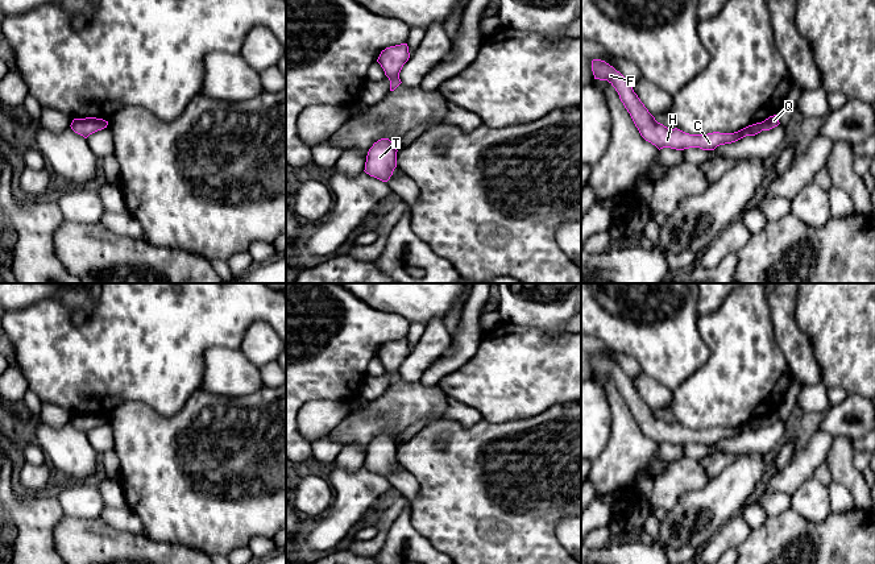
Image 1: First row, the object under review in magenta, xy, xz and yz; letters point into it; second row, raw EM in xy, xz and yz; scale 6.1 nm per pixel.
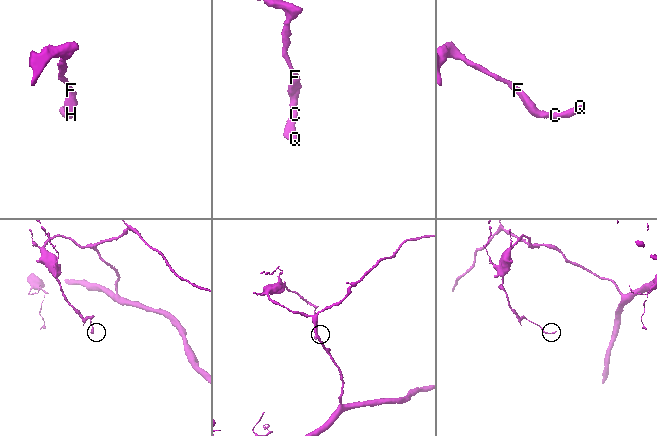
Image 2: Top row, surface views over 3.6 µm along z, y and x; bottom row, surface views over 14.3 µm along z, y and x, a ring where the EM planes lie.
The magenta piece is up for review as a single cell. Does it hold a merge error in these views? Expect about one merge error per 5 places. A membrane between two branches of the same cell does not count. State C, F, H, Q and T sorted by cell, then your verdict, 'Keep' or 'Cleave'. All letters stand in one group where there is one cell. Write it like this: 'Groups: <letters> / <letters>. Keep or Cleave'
Groups: C F H Q T. Keep

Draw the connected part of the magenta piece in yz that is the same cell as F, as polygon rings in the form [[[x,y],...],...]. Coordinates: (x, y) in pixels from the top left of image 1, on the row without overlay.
[[[593,354],[592,366],[594,374],[607,376],[615,383],[640,431],[655,440],[659,445],[663,443],[676,445],[689,443],[714,445],[720,440],[735,437],[746,431],[755,431],[762,426],[770,426],[780,419],[779,412],[774,410],[762,418],[748,420],[734,428],[713,427],[708,430],[689,430],[677,423],[669,424],[655,415],[634,387],[633,380],[613,361],[605,356]]]

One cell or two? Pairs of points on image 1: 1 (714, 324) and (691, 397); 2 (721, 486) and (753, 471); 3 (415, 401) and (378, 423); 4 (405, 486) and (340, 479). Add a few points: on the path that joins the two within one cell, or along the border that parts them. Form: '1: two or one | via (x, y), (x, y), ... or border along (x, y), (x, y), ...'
1: one | via (720, 343), (720, 366), (709, 378)
2: one | via (729, 486), (745, 473)
3: one | via (406, 403), (388, 414)
4: two | border along (385, 477), (393, 486)

